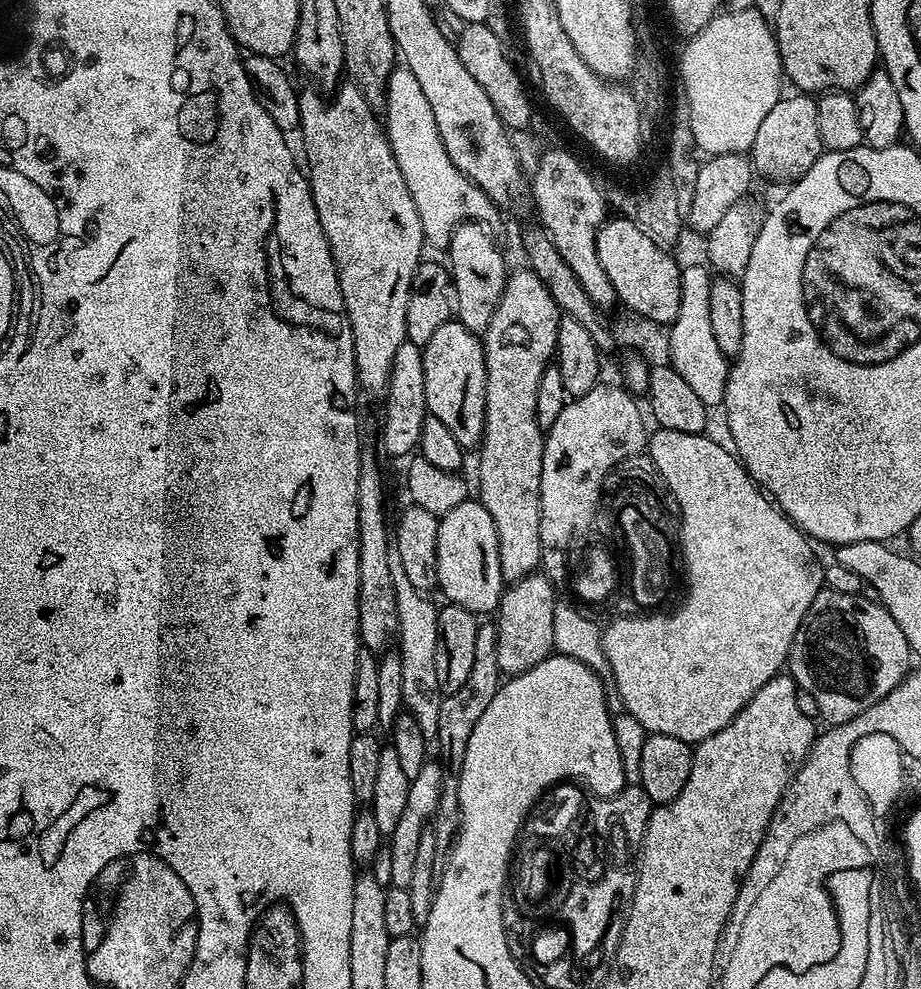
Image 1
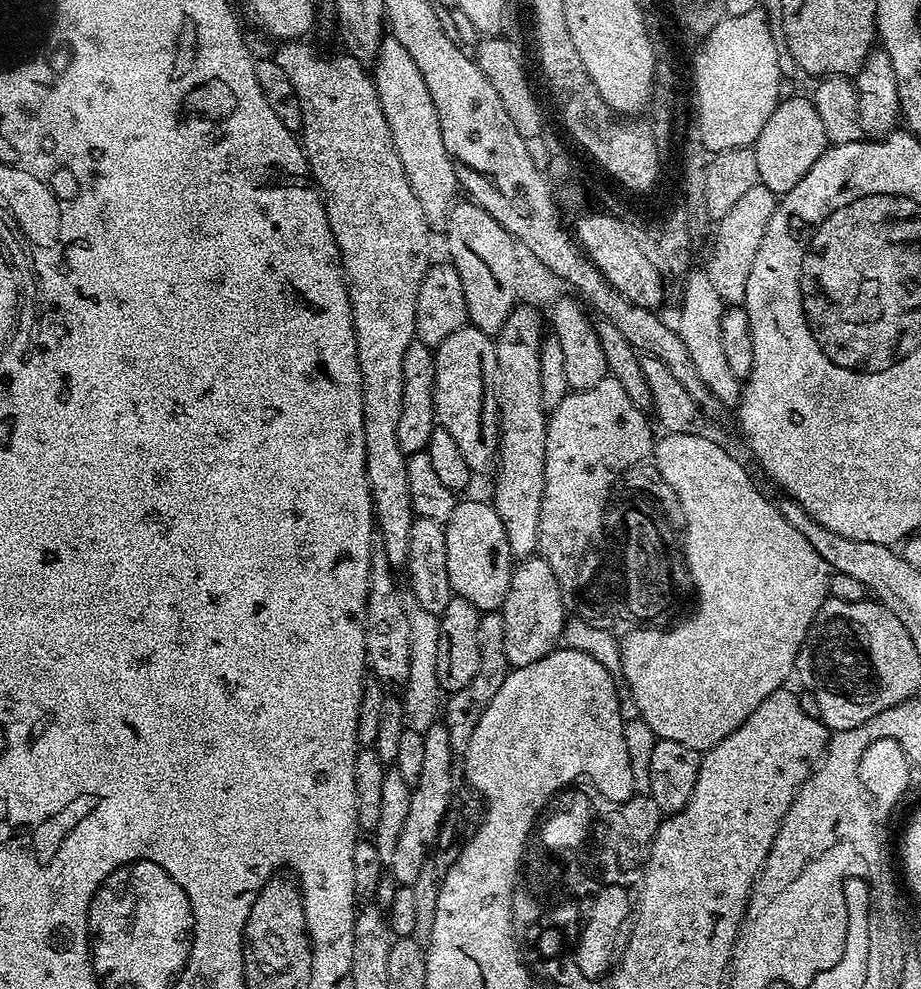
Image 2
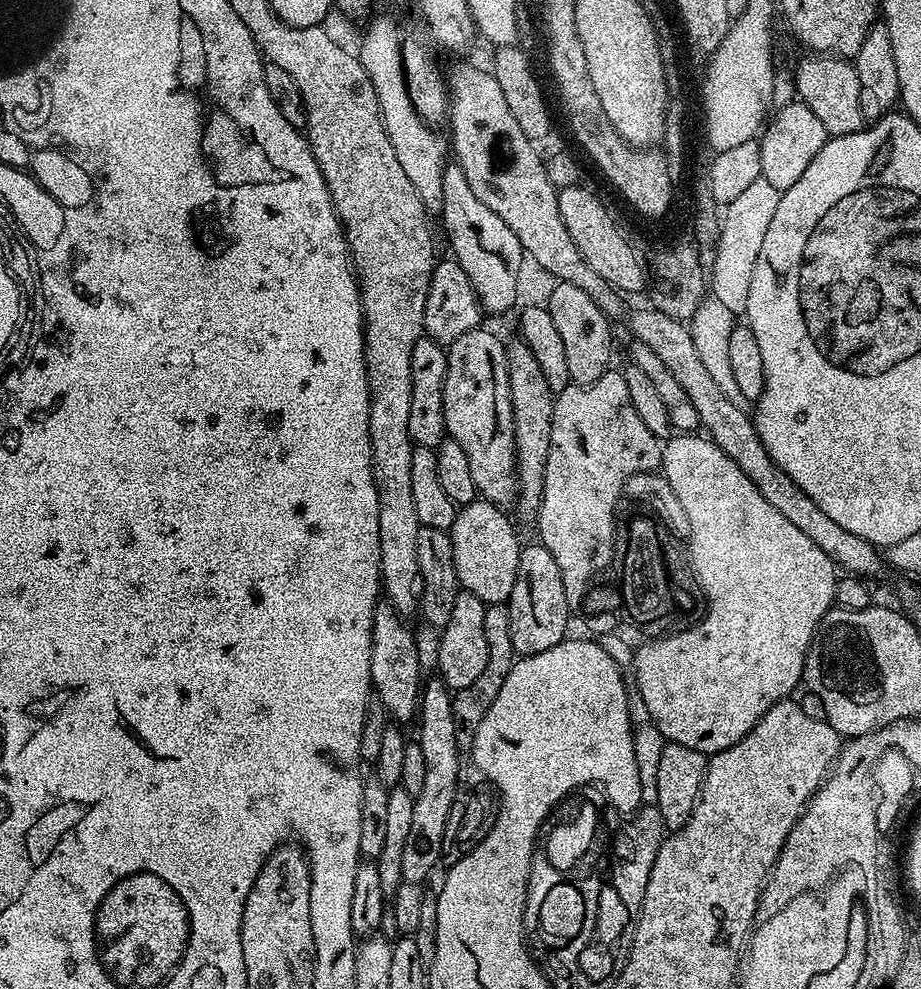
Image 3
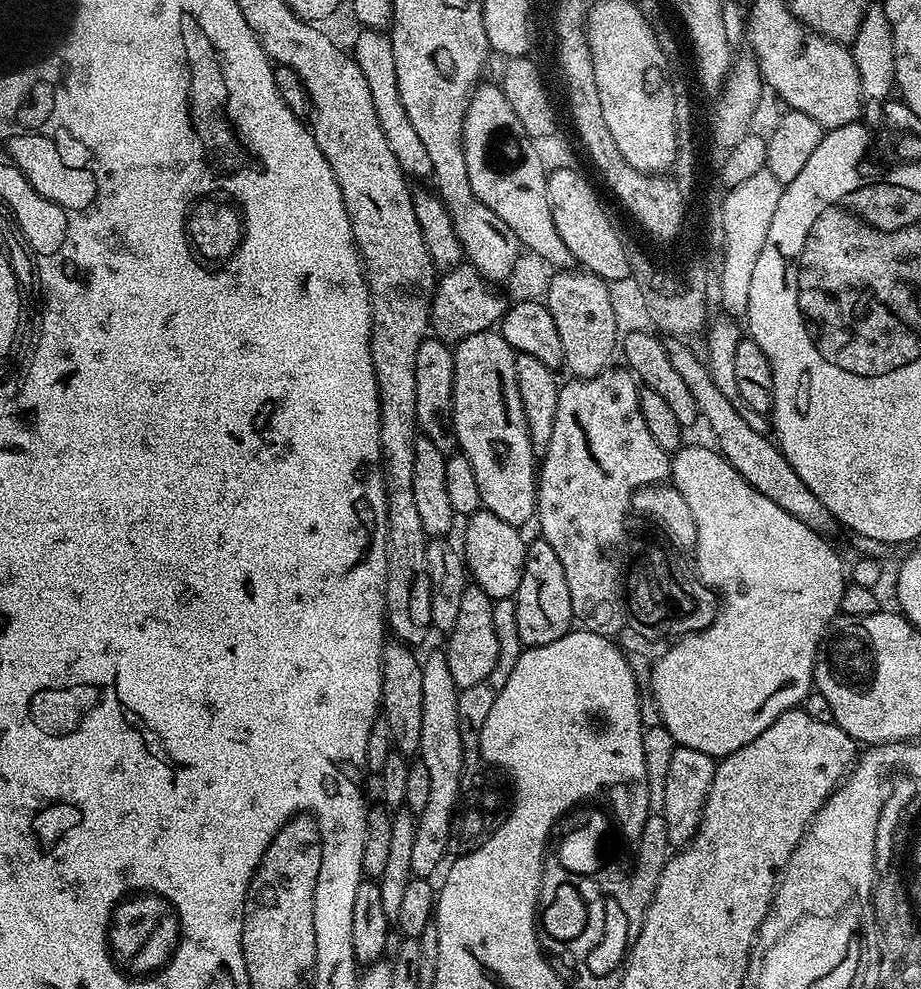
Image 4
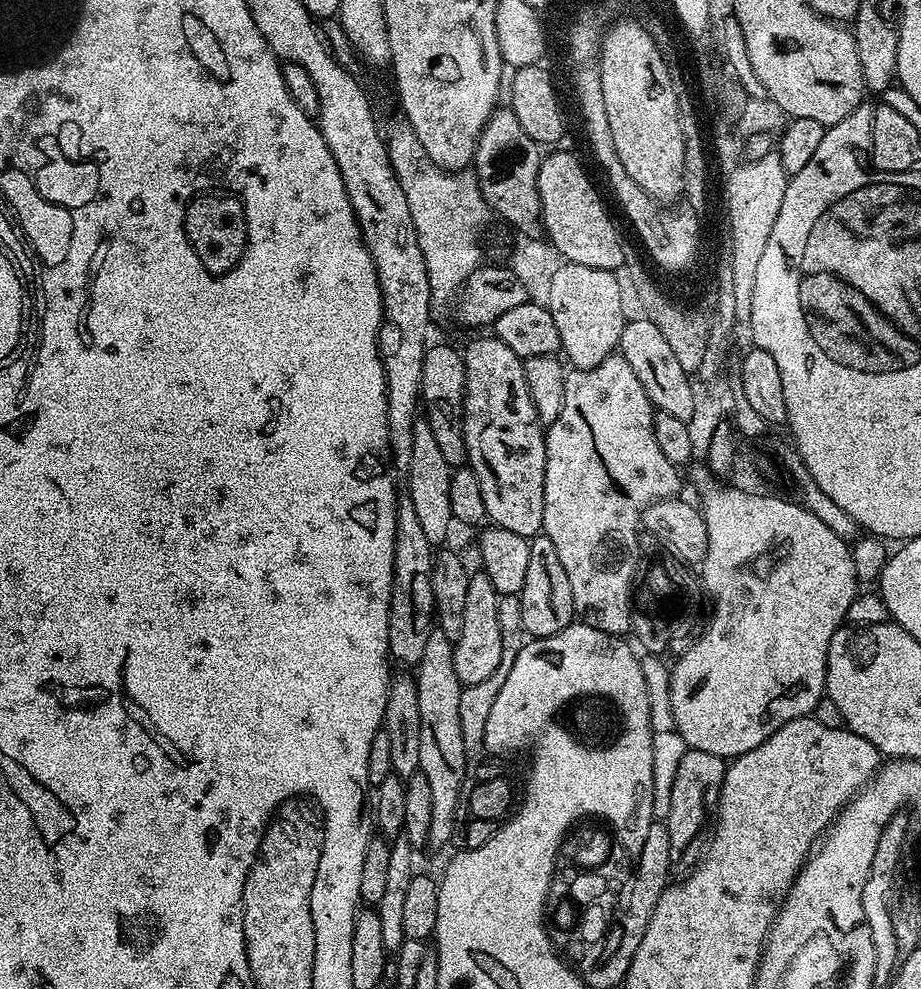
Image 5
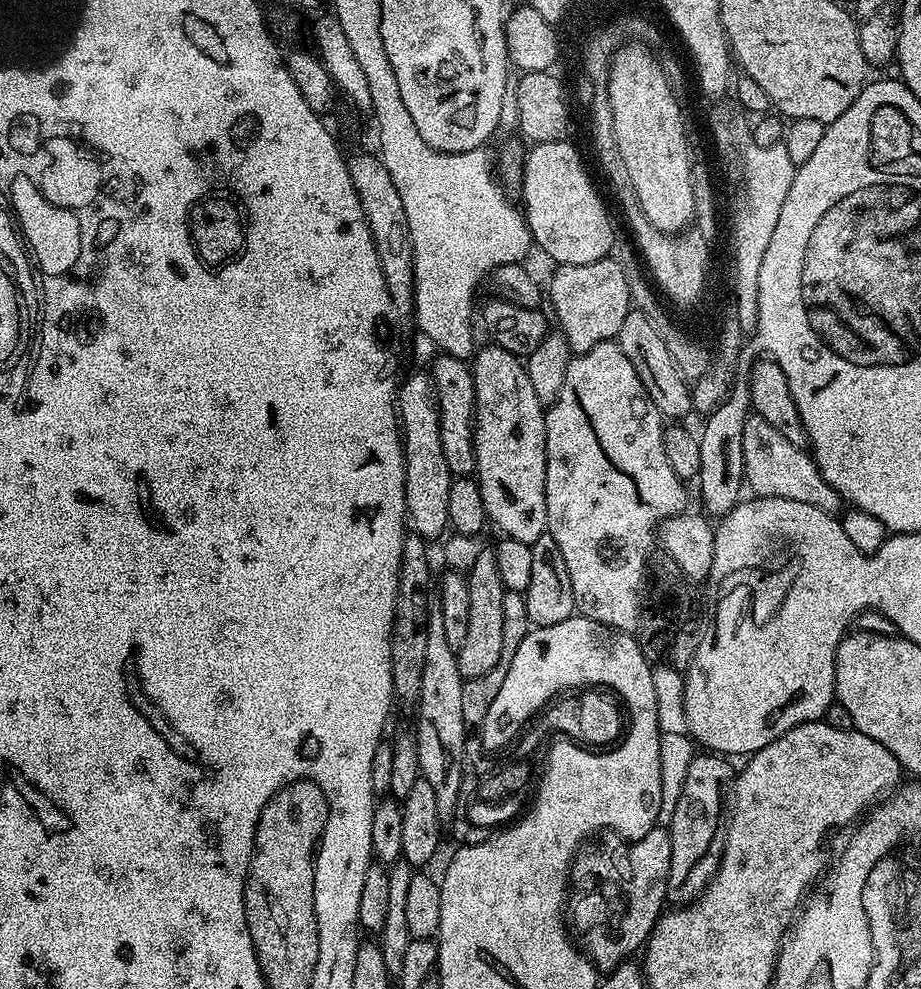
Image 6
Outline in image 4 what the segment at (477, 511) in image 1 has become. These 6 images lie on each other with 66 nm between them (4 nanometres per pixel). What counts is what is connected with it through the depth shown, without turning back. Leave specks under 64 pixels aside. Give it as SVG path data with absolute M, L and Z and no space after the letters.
M481 510L467 517L464 528L464 548L462 555L471 583L477 584L493 602L515 597L518 582L522 582L524 569L525 537L520 537L521 529L510 522L502 522L494 513Z

